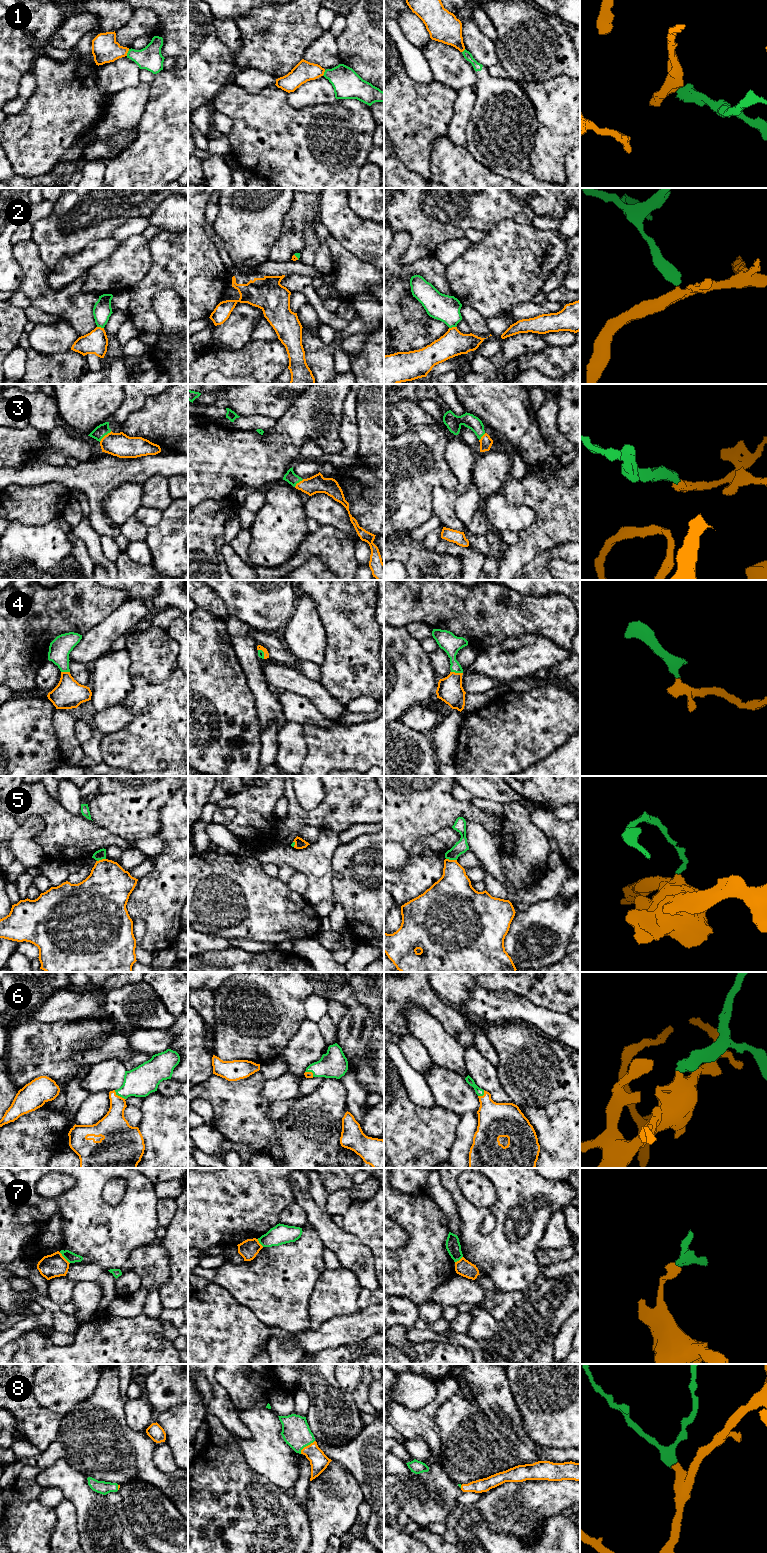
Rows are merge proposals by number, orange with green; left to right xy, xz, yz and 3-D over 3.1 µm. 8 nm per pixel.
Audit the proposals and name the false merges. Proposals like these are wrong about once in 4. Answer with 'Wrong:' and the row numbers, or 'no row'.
Wrong: 1, 2, 5, 7

